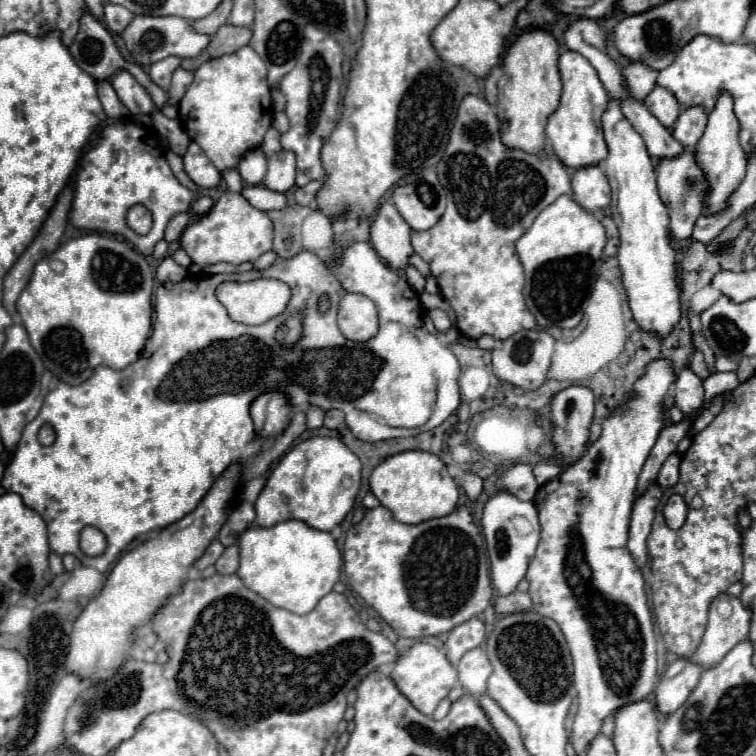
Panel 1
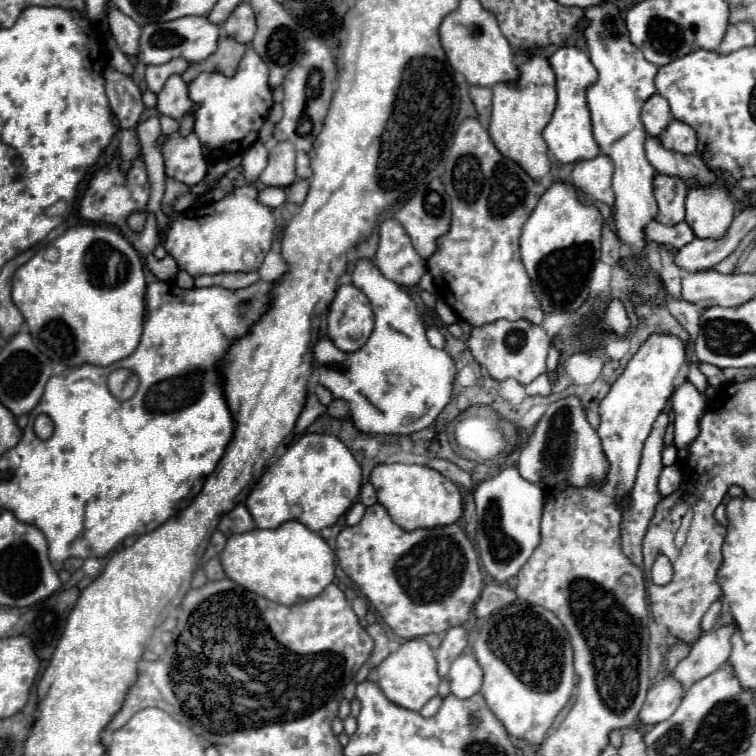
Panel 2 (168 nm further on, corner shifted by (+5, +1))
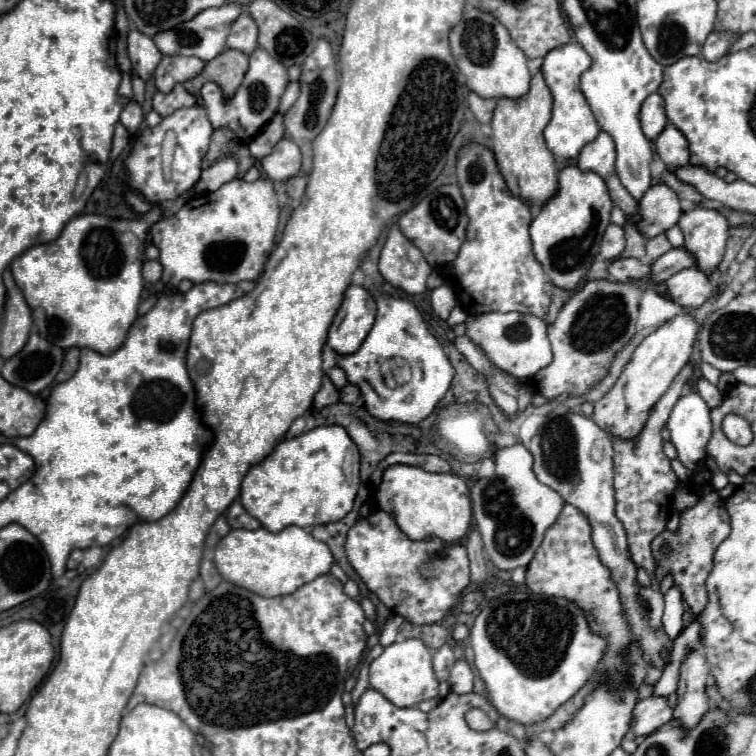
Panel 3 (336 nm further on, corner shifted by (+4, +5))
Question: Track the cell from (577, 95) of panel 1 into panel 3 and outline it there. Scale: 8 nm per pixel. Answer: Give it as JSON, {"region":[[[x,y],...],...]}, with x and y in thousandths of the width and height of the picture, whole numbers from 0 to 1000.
{"region":[[[759,56],[738,61],[720,74],[714,95],[717,95],[717,101],[722,106],[722,114],[728,116],[730,130],[733,130],[730,159],[720,172],[720,183],[722,183],[722,190],[725,190],[728,201],[735,209],[746,209],[746,212],[762,209],[767,204],[767,198],[778,188],[783,188],[788,183],[788,177],[794,175],[794,169],[788,164],[788,156],[786,156],[786,151],[783,151],[783,146],[780,146],[770,119],[767,119],[767,98],[772,93],[778,93],[780,85],[783,85],[783,79],[775,71],[775,66],[767,58],[759,58]]]}

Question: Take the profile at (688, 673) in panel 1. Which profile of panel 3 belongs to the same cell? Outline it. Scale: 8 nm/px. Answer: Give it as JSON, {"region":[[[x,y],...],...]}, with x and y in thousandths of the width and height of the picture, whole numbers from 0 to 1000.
{"region":[[[860,921],[847,926],[836,942],[836,971],[839,974],[860,974],[881,955],[889,952],[889,937],[881,931],[881,923]]]}

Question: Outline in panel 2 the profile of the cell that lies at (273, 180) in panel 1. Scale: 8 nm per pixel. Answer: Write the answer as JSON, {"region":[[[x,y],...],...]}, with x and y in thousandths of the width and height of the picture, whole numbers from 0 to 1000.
{"region":[[[366,188],[356,201],[353,222],[345,228],[343,238],[351,246],[377,249],[393,238],[390,233],[390,198],[385,188]]]}

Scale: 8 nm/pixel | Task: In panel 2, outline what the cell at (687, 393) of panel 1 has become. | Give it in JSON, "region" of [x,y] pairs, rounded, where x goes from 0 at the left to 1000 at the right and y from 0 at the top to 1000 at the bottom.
{"region":[[[906,503],[901,511],[893,513],[888,524],[888,534],[893,545],[893,558],[890,558],[893,590],[896,590],[898,606],[906,606],[911,587],[925,574],[925,556],[927,556],[927,548],[933,548],[935,532],[930,521],[911,503]]]}

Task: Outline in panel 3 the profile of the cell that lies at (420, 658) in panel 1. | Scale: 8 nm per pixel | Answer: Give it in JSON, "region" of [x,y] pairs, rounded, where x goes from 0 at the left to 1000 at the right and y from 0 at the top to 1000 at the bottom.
{"region":[[[529,847],[508,857],[508,862],[495,870],[487,881],[489,907],[508,918],[521,934],[548,934],[558,926],[579,921],[579,899],[571,886],[571,862],[558,847]]]}

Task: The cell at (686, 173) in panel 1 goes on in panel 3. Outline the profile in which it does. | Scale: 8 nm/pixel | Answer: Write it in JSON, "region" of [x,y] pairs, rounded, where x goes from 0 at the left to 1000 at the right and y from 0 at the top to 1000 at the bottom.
{"region":[[[865,243],[857,249],[857,254],[844,267],[844,278],[847,294],[841,294],[841,302],[852,315],[865,315],[881,307],[897,294],[902,283],[897,259],[881,243]]]}

